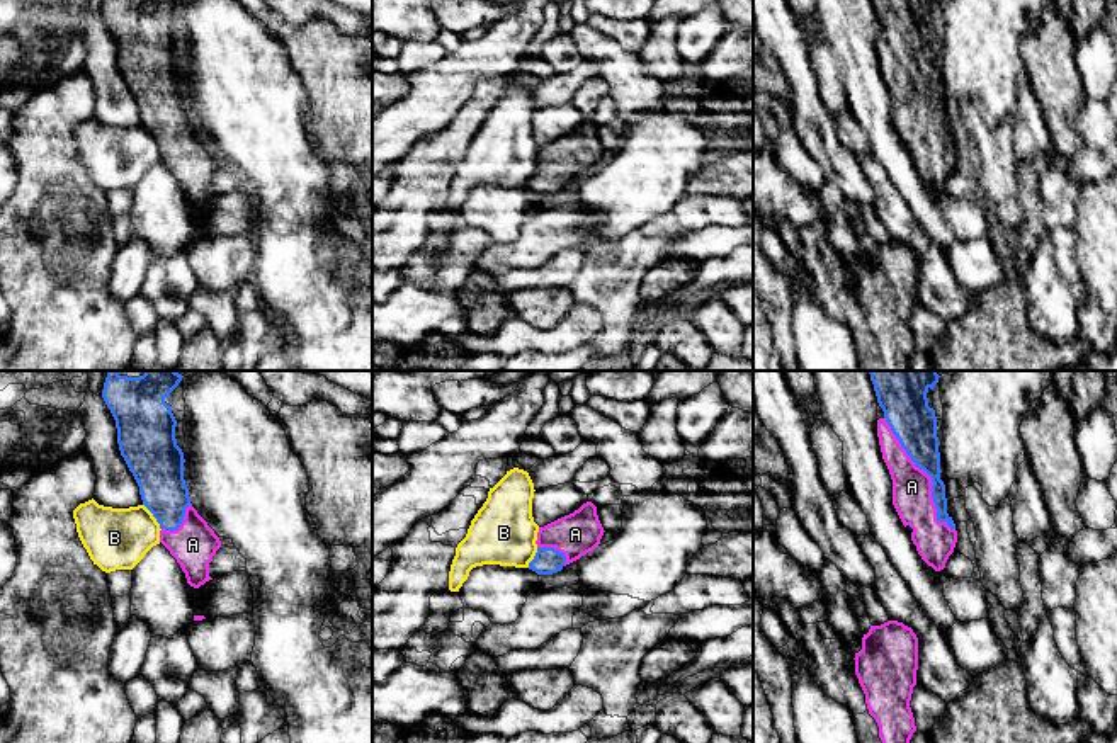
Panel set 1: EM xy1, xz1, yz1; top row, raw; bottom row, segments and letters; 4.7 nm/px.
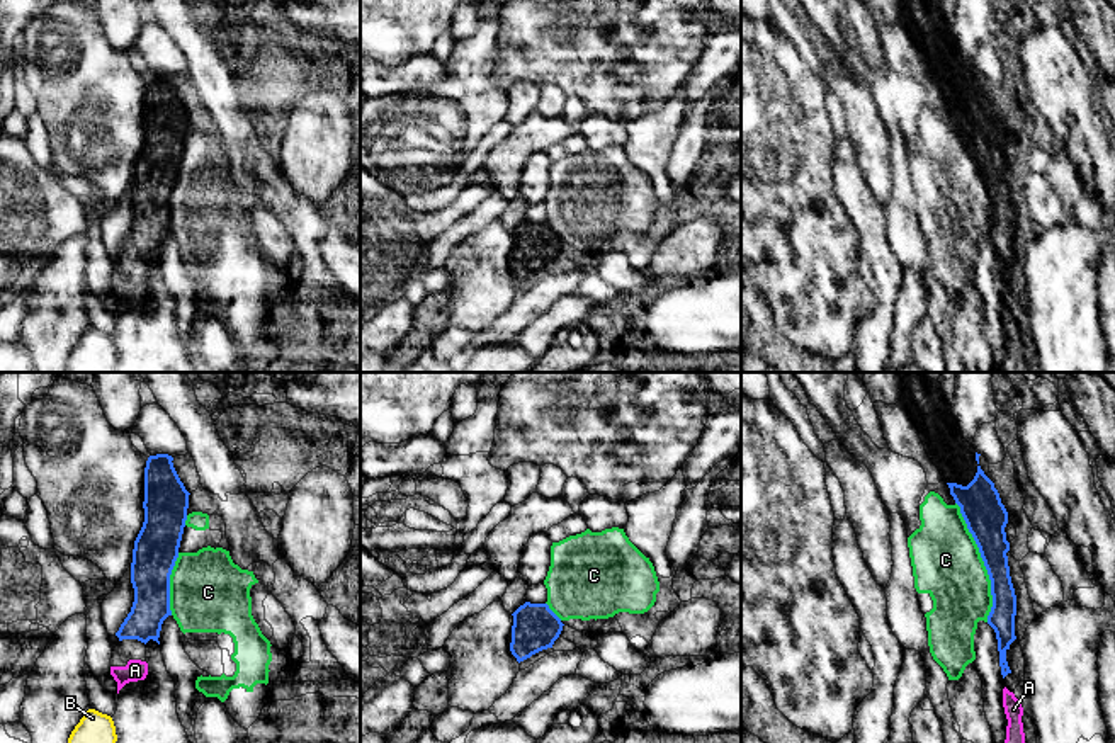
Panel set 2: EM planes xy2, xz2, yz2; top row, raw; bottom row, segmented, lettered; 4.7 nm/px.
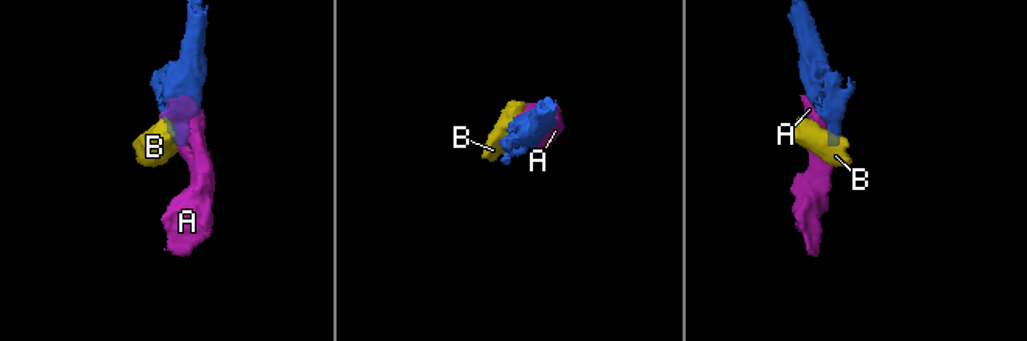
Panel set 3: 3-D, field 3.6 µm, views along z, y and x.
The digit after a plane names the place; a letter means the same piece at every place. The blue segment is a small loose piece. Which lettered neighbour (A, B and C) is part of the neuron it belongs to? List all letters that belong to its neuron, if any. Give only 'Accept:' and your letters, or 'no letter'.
Accept: A

